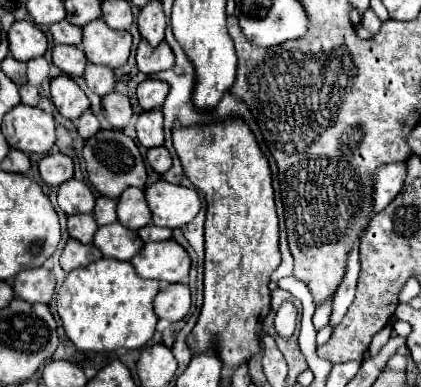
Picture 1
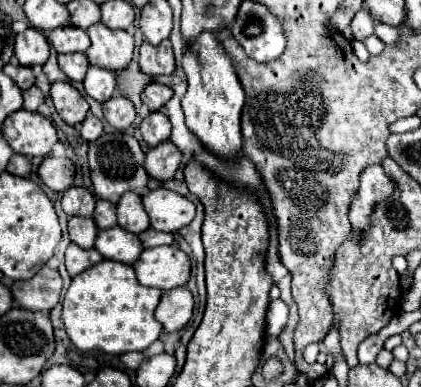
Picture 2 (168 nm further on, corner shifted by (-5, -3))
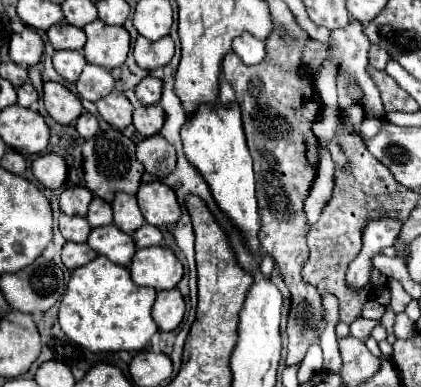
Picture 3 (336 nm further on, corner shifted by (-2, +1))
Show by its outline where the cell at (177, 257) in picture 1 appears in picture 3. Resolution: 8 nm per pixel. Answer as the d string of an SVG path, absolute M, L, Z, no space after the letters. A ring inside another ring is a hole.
M150 246L136 252L130 264L130 274L132 274L132 282L138 286L152 286L154 290L172 290L182 280L182 262L176 258L176 254L170 248Z

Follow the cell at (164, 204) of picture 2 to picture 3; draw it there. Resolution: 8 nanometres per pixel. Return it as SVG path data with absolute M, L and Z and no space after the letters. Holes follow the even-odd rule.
M160 180L142 184L136 198L144 220L152 226L160 228L160 226L176 224L182 216L182 208L178 204L174 190Z

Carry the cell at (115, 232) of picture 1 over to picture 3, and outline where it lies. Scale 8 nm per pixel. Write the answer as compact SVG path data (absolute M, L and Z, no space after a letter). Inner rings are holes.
M114 224L92 228L92 232L88 236L88 246L120 266L128 266L136 254L132 236L122 232Z

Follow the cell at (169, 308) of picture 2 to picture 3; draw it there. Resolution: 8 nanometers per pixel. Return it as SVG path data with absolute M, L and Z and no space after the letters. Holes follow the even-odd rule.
M174 288L174 290L158 292L156 302L152 306L152 318L156 320L160 330L170 332L170 330L174 330L182 322L184 310L186 310L184 296L180 294L178 288Z

